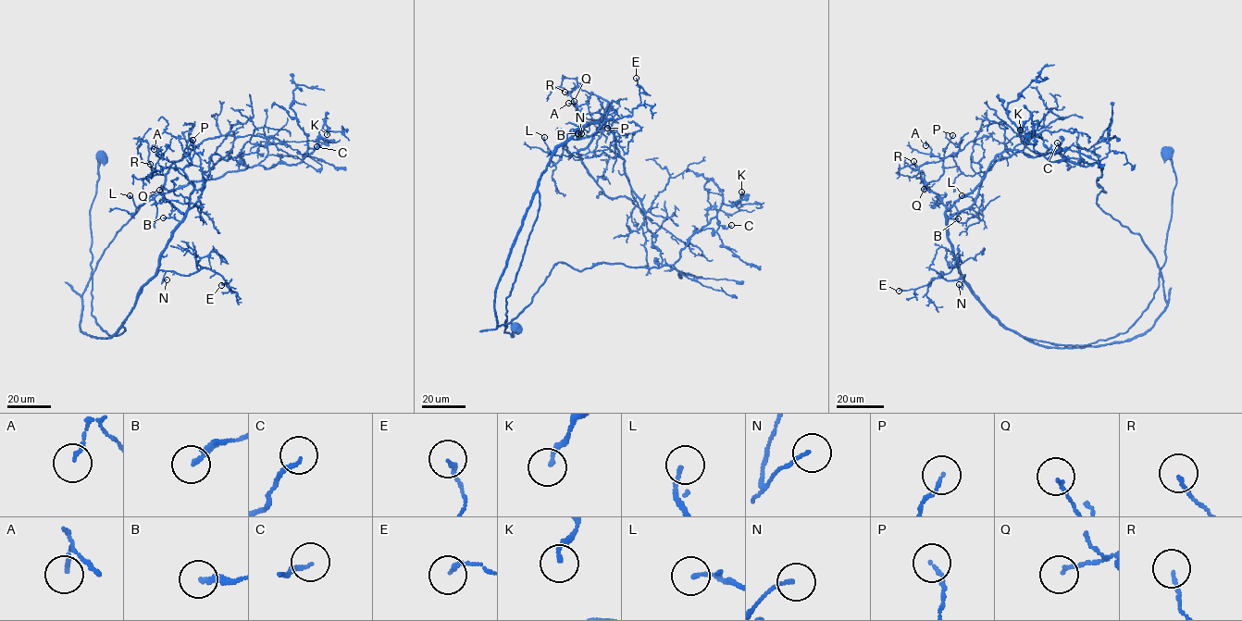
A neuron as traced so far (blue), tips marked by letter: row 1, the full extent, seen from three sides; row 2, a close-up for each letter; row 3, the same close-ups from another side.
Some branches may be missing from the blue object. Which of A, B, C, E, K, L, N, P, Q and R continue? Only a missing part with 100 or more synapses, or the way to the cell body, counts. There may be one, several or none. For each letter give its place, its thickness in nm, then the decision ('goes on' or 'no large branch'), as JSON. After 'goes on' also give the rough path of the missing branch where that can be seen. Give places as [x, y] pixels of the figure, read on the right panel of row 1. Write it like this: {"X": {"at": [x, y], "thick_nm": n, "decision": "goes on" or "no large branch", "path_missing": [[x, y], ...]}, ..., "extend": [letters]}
{"A": {"at": [925, 145], "thick_nm": 130, "decision": "no large branch"}, "B": {"at": [958, 218], "thick_nm": 220, "decision": "no large branch"}, "C": {"at": [1057, 142], "thick_nm": 160, "decision": "no large branch"}, "E": {"at": [899, 291], "thick_nm": 160, "decision": "no large branch"}, "K": {"at": [1020, 130], "thick_nm": 160, "decision": "no large branch"}, "L": {"at": [962, 195], "thick_nm": 100, "decision": "no large branch"}, "N": {"at": [959, 284], "thick_nm": 110, "decision": "no large branch"}, "P": {"at": [952, 135], "thick_nm": 120, "decision": "no large branch"}, "Q": {"at": [924, 189], "thick_nm": 130, "decision": "no large branch"}, "R": {"at": [913, 161], "thick_nm": 110, "decision": "no large branch"}, "extend": []}

